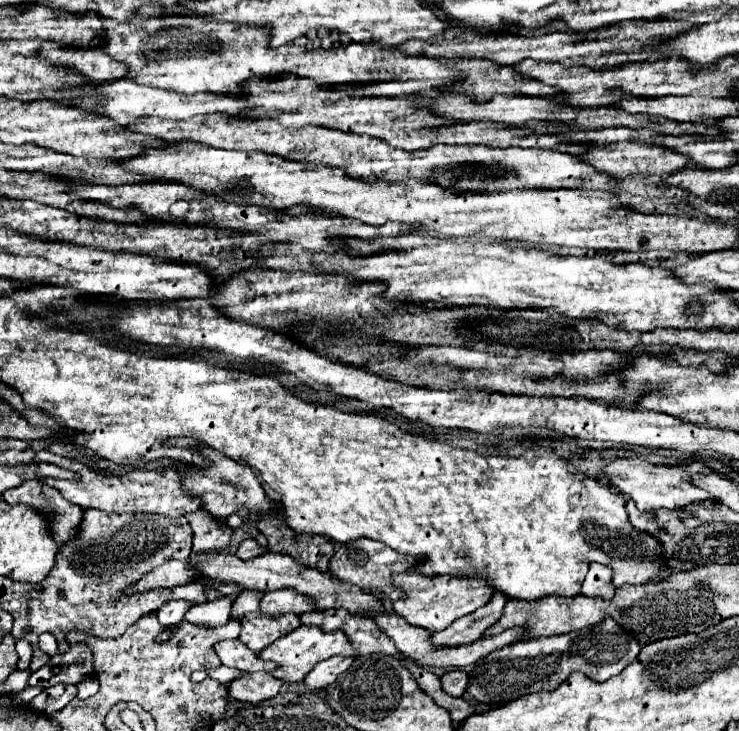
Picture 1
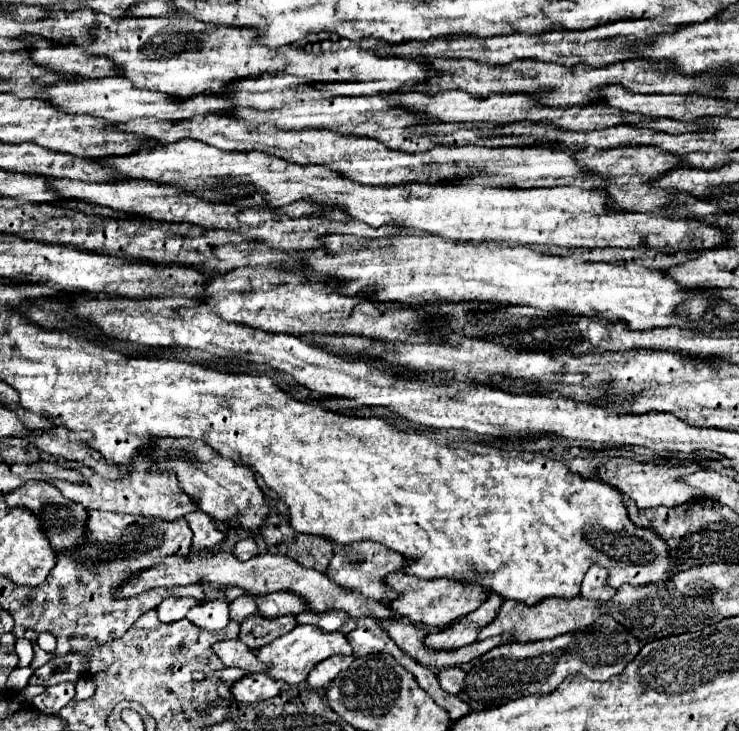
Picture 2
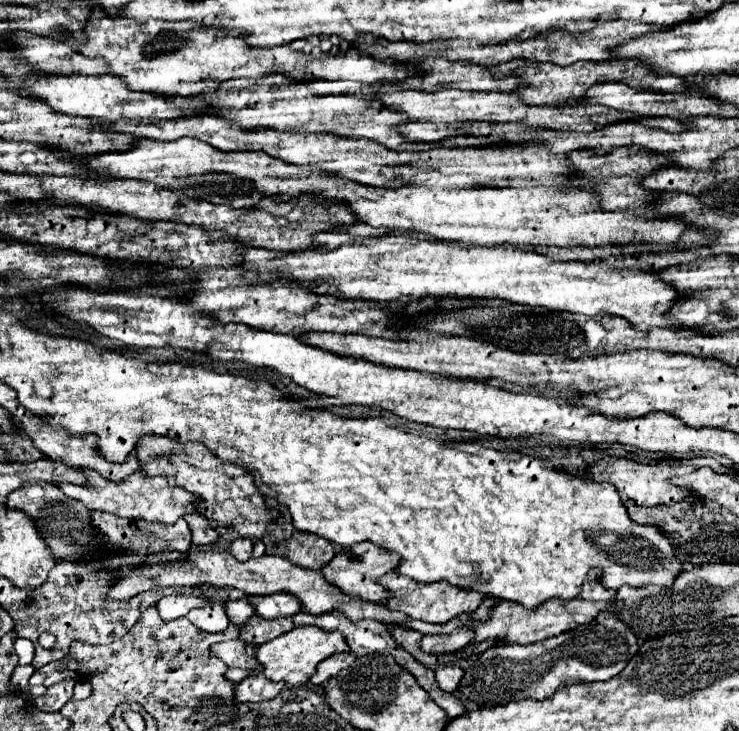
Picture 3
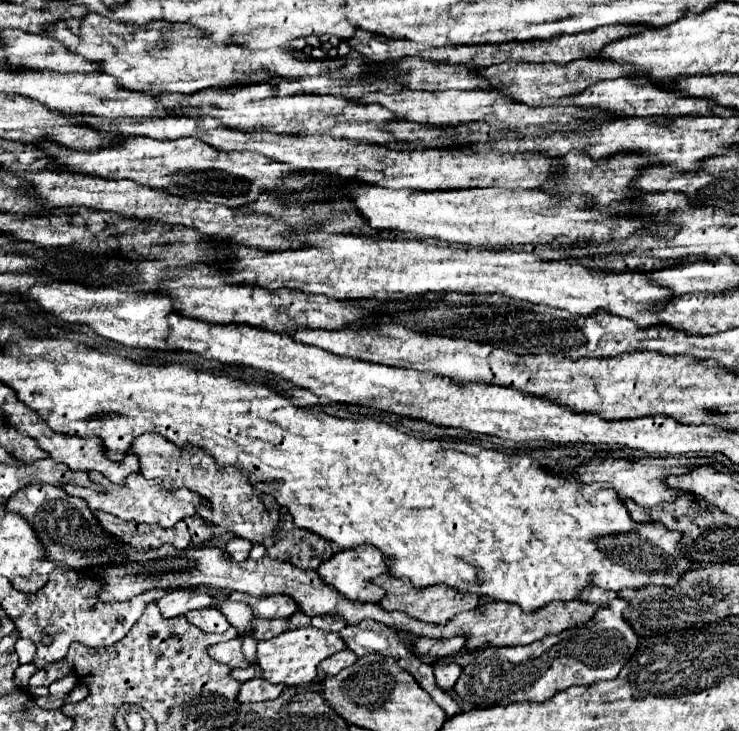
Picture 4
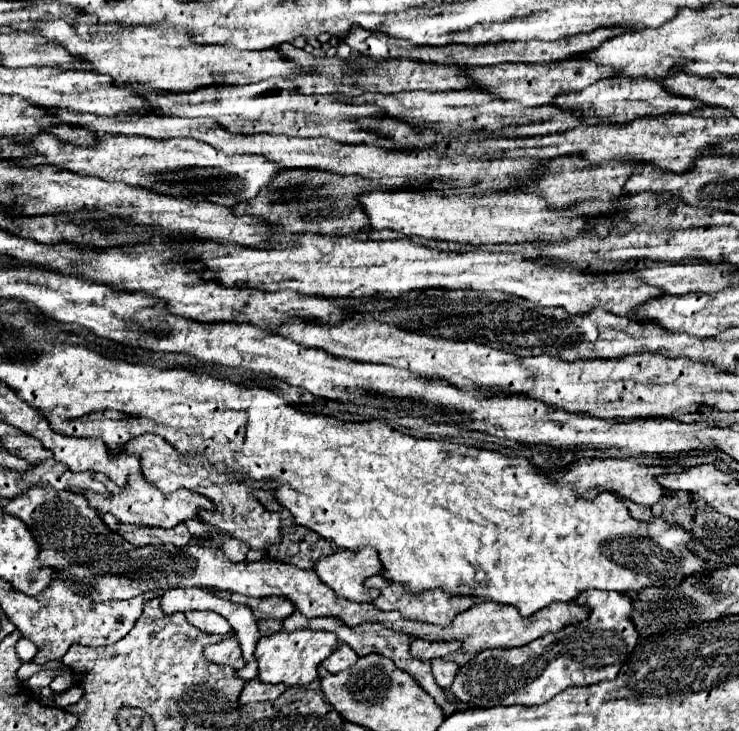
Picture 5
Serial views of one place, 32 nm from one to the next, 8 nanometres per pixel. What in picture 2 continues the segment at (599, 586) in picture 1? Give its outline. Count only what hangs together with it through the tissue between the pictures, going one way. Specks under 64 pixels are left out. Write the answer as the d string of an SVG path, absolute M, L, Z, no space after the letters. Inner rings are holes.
M592 566L586 572L586 578L582 582L582 594L590 600L610 600L614 596L614 588L606 584L606 568L602 566Z

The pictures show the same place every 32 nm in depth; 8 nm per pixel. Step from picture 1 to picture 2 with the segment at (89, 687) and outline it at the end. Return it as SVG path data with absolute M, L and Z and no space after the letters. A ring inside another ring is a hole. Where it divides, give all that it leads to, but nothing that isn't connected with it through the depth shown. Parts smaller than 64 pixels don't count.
M78 680L76 682L76 696L74 700L84 700L84 698L90 698L94 694L94 684L88 682L88 680Z

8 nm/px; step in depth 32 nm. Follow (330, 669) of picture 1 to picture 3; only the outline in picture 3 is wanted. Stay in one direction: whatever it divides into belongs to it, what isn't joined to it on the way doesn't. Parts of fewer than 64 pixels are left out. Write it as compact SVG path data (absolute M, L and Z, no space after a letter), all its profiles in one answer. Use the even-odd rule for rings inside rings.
M340 652L340 656L330 656L328 660L322 660L316 668L316 674L312 676L312 684L324 684L328 678L334 678L342 668L348 668L356 656L352 652Z

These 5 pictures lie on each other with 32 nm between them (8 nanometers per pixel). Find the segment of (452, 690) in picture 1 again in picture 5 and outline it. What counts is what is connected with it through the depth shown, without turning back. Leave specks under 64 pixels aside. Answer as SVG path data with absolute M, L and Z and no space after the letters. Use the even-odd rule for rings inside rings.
M444 658L432 660L432 674L434 674L436 684L440 688L450 688L456 672L458 672L458 664L456 662L450 662L450 660L444 660Z

